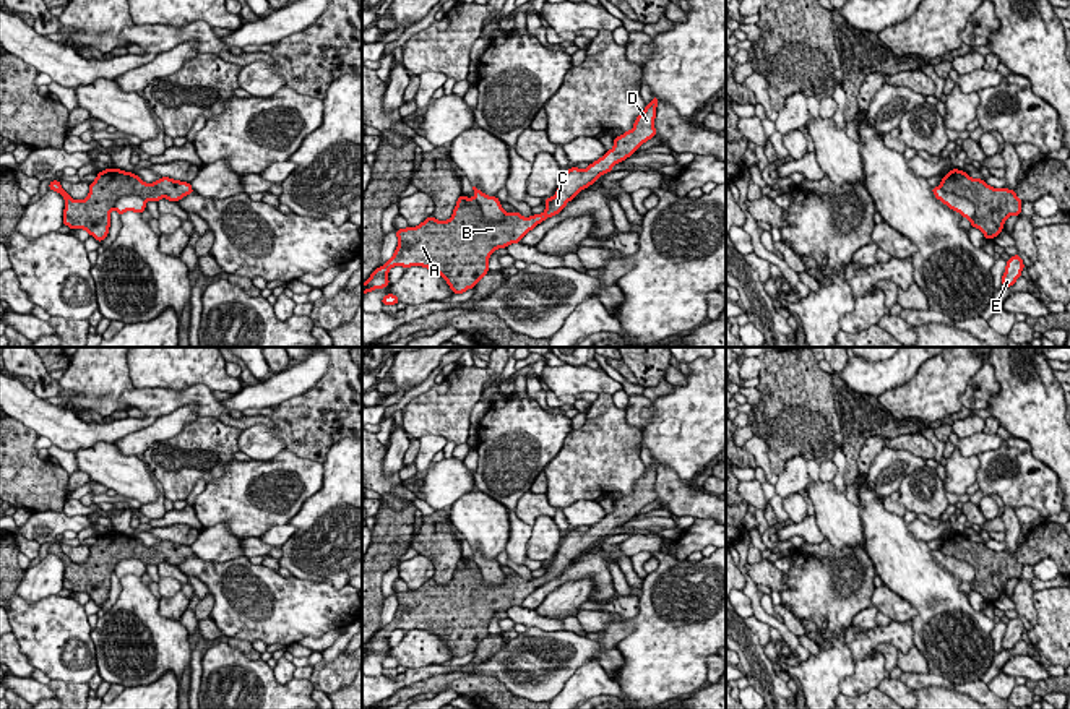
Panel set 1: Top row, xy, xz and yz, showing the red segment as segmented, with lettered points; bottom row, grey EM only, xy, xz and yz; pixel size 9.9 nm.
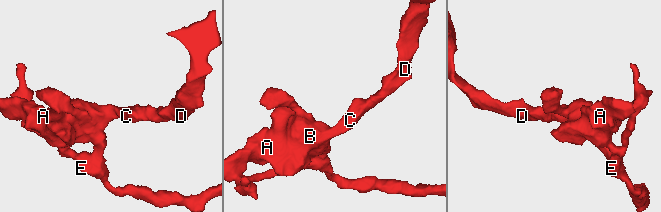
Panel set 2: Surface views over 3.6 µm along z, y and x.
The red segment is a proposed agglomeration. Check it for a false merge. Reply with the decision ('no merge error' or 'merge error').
merge error

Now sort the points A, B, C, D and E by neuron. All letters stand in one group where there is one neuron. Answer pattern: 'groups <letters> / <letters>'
groups A B C D / E

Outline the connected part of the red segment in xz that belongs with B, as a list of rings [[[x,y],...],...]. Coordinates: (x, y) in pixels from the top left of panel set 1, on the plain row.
[[[653,459],[653,464],[646,467],[645,474],[636,480],[633,492],[623,495],[622,500],[614,500],[614,511],[606,514],[602,521],[591,526],[583,534],[575,529],[562,537],[555,558],[544,565],[546,574],[541,578],[523,581],[520,574],[515,574],[505,576],[502,586],[487,586],[476,561],[461,558],[448,584],[437,584],[434,579],[429,579],[416,591],[396,592],[398,610],[393,620],[383,630],[378,630],[362,647],[362,659],[386,651],[390,647],[388,636],[395,630],[403,630],[404,633],[411,630],[434,633],[447,644],[453,657],[463,657],[468,652],[476,651],[476,647],[489,636],[489,621],[495,613],[520,607],[537,587],[559,578],[581,553],[586,553],[601,539],[609,537],[615,527],[630,521],[643,506],[656,500],[654,482],[658,466],[658,461]]]

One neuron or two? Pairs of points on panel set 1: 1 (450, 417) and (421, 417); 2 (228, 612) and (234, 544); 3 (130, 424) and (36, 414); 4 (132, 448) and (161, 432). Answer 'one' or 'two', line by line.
1: one
2: two
3: one
4: one

